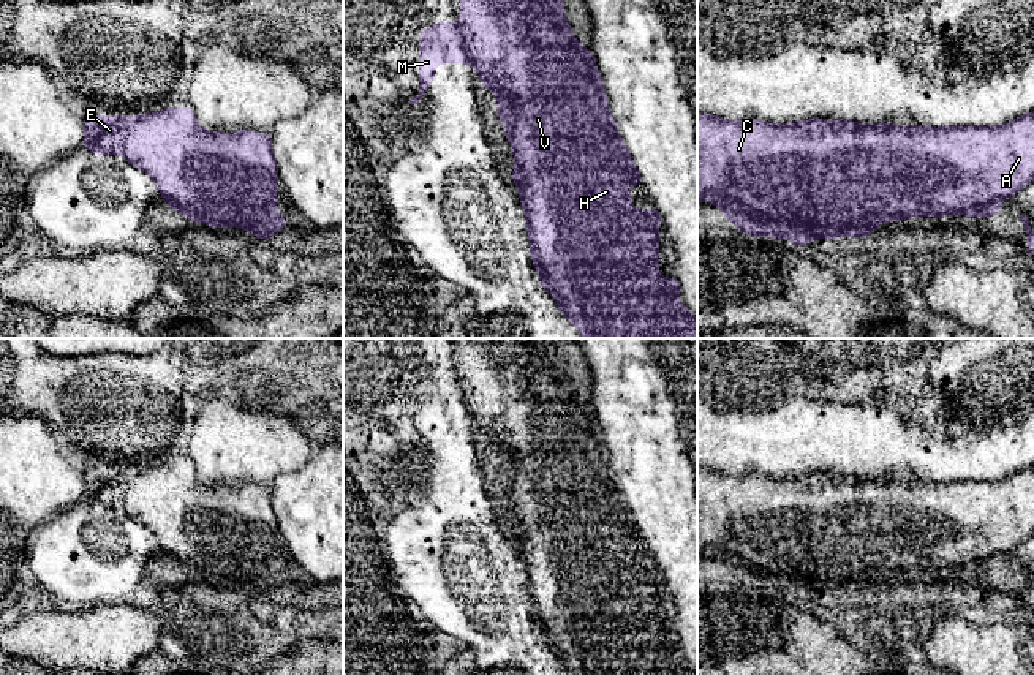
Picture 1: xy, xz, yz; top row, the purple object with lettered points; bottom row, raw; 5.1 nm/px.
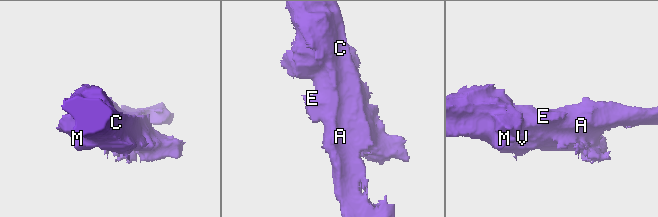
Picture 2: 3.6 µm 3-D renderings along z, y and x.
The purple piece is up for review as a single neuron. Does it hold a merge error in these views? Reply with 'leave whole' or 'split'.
leave whole

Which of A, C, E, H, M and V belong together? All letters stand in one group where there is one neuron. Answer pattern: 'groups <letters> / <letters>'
groups A C E H M V

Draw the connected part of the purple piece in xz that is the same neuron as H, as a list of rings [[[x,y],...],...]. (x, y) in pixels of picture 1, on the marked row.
[[[460,0],[460,19],[457,22],[436,22],[419,33],[419,96],[411,98],[414,106],[435,79],[438,63],[470,63],[482,77],[484,90],[498,93],[498,119],[506,126],[506,141],[514,149],[512,180],[517,185],[520,202],[525,209],[525,229],[530,234],[530,256],[539,275],[544,291],[550,291],[561,315],[566,316],[583,338],[697,338],[694,313],[678,304],[681,281],[674,277],[659,277],[659,223],[658,209],[632,209],[631,185],[643,185],[640,171],[617,131],[609,109],[602,77],[598,71],[594,52],[587,51],[572,35],[564,16],[563,0]]]

